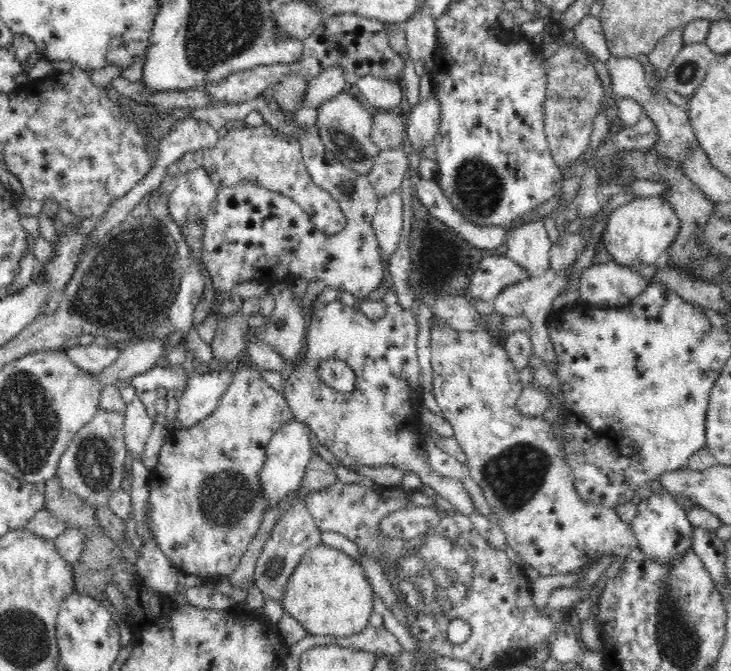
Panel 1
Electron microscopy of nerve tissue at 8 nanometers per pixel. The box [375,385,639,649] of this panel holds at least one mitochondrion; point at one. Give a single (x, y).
(435, 578)

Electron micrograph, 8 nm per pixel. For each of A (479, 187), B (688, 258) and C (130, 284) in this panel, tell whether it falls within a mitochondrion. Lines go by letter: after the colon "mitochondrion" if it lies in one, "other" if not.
A: mitochondrion
B: mitochondrion
C: mitochondrion

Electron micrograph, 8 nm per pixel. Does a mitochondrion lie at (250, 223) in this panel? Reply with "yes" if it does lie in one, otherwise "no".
no

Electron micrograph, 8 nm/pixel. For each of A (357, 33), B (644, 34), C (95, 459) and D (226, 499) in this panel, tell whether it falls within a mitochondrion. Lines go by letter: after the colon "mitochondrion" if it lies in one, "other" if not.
A: other
B: other
C: mitochondrion
D: mitochondrion

